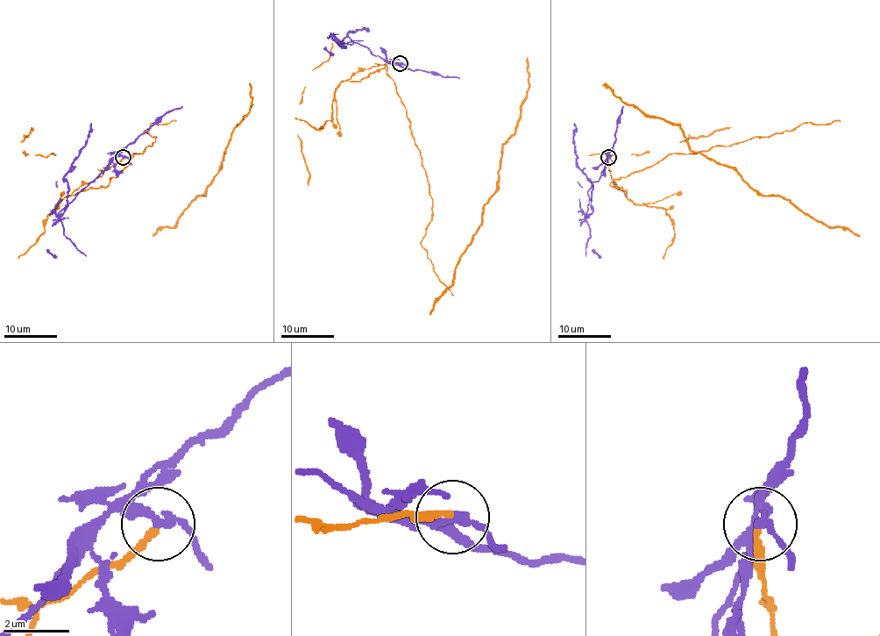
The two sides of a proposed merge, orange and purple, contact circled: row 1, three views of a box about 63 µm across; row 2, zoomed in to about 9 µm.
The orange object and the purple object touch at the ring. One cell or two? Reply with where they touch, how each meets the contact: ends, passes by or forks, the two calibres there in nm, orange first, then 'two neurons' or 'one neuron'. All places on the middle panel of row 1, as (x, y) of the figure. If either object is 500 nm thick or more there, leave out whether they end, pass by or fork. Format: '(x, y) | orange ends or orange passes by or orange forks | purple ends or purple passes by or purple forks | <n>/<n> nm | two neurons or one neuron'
(400, 63) | orange ends | purple passes by | 200/240 nm | two neurons

